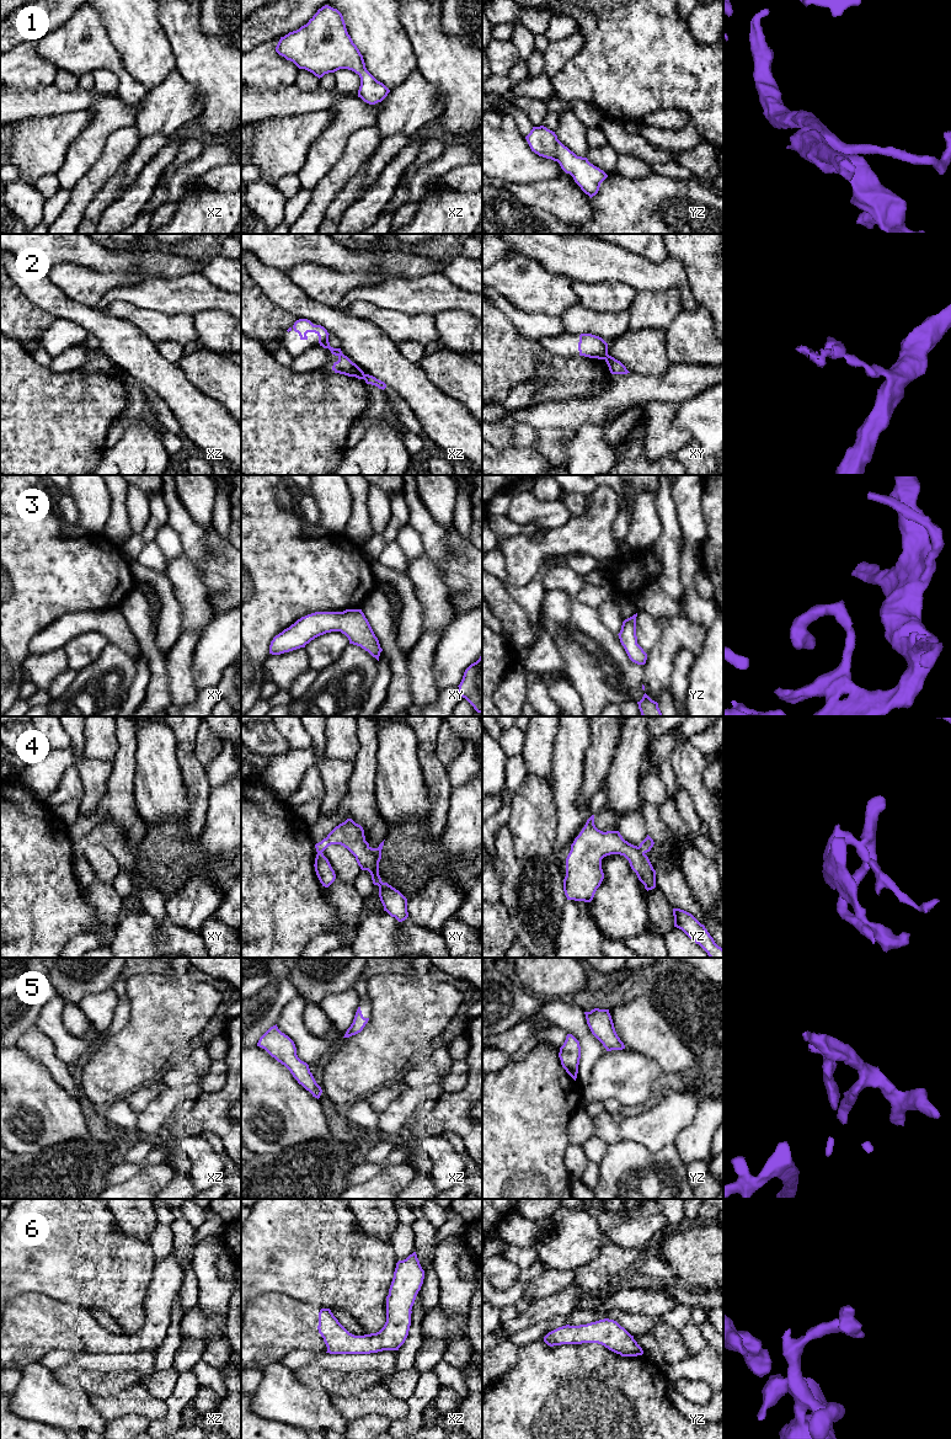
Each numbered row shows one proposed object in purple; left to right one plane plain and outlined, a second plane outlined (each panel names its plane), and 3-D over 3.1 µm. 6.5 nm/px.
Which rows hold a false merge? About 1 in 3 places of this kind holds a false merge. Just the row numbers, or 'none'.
2, 4

